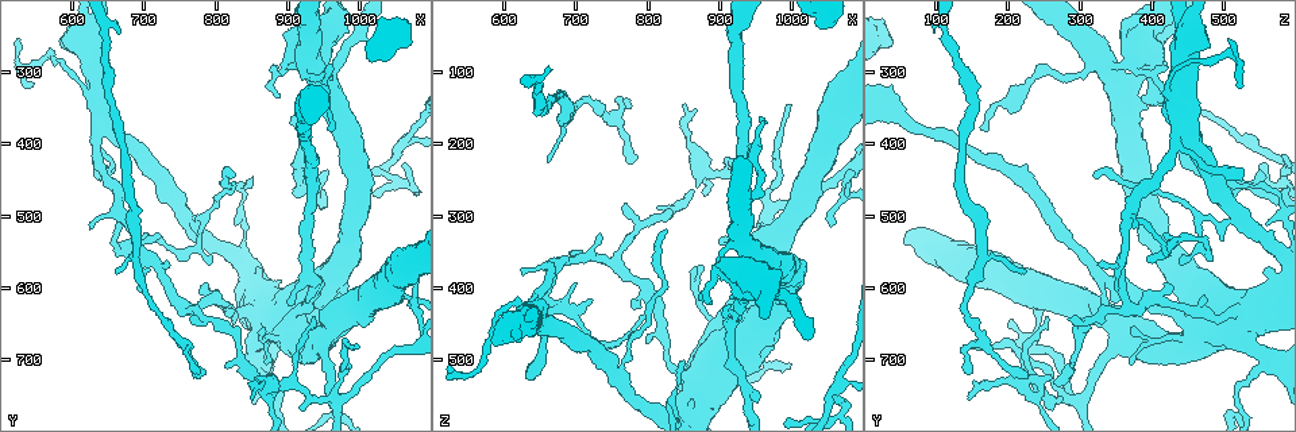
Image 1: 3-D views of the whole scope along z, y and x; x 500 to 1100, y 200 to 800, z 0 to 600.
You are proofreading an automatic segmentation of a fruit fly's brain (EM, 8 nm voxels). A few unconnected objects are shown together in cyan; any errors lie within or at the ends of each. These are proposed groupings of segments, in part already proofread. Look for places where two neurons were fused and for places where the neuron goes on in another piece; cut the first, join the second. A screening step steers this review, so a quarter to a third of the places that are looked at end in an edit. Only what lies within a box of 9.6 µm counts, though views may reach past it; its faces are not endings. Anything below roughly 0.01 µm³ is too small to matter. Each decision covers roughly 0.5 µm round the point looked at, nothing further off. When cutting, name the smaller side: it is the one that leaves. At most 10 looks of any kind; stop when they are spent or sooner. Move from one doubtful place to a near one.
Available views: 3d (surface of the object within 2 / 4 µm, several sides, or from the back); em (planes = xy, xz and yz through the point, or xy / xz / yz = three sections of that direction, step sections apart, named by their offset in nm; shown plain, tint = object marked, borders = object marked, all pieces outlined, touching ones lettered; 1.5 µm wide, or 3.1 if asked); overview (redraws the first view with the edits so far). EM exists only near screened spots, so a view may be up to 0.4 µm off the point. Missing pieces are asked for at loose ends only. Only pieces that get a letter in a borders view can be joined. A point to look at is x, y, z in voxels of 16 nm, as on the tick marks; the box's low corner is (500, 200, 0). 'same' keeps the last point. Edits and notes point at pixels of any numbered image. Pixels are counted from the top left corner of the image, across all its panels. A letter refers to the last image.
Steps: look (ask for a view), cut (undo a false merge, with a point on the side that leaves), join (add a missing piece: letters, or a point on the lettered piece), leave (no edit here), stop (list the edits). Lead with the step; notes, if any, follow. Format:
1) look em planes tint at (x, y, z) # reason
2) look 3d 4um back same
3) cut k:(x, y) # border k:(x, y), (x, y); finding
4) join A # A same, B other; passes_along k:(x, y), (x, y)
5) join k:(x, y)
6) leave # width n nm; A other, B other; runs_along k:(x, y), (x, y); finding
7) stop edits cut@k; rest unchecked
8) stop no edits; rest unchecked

look em xz step 8 tint at (625, 330, 420) # small branch off a trunk

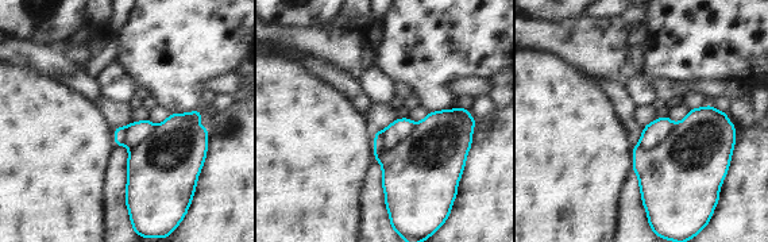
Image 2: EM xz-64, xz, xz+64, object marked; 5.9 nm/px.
look em xz step 8 borders same

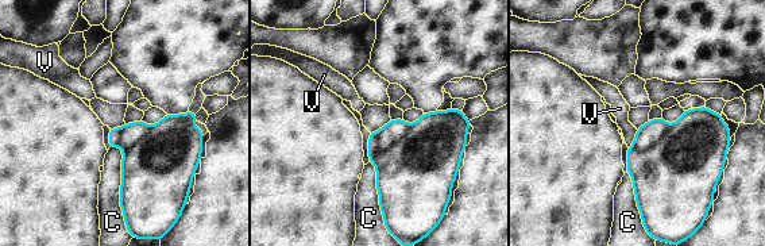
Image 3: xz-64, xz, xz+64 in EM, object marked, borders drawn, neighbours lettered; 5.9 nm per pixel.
cut 3:(389, 134) # C other, V other; two neurons meet here

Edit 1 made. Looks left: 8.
look overview

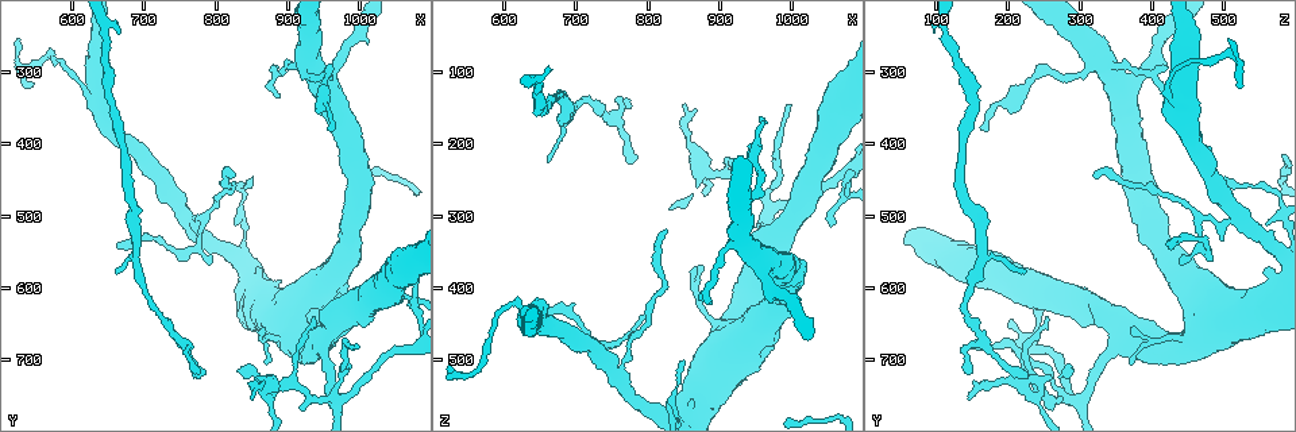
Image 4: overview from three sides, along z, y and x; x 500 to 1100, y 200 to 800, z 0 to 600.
look 3d 2um at (775, 725, 225) # branch stops here

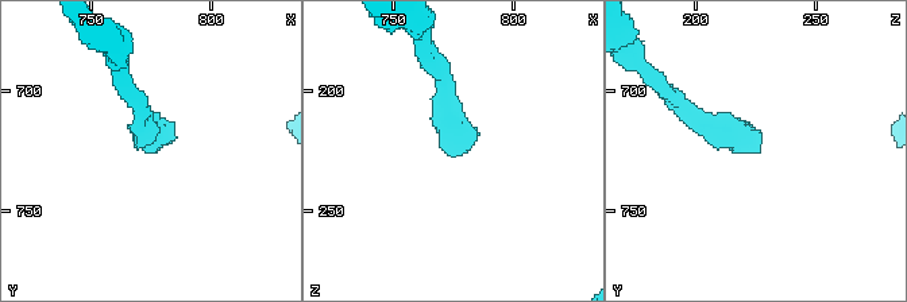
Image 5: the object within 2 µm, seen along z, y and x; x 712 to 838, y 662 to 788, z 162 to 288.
look em xy step 8 borders at (777, 722, 226) # shape alone is not enough

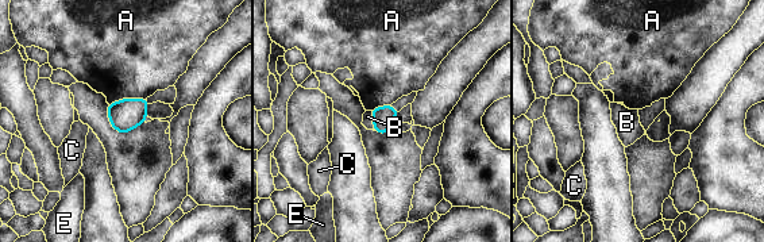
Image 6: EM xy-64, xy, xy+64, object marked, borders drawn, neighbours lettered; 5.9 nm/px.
leave # width 130 nm; A other, B other, C other, E other; border 6:(370, 111), (375, 130); none of them fits

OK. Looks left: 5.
look 3d 4um at (850, 755, 145) # tapers out

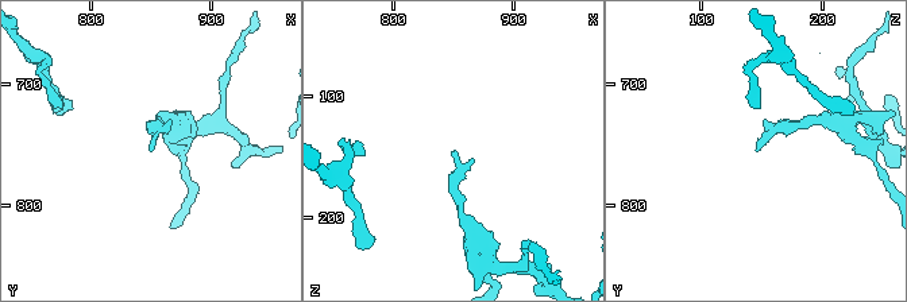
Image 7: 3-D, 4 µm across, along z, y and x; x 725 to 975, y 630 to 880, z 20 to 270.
look em xz step 4 borders at (850, 754, 148)

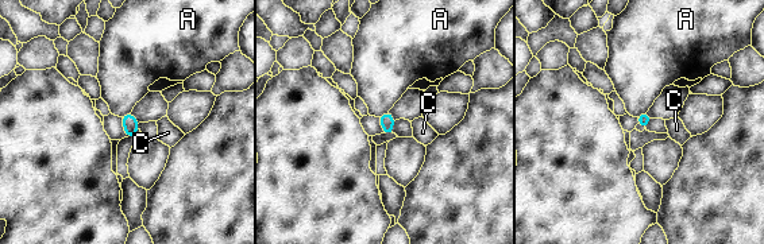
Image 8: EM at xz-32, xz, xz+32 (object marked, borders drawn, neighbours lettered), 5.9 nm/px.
leave # A other, C other; border 8:(130, 112), (122, 117); none of them fits

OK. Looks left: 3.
stop edits cut@3; rest unchecked

